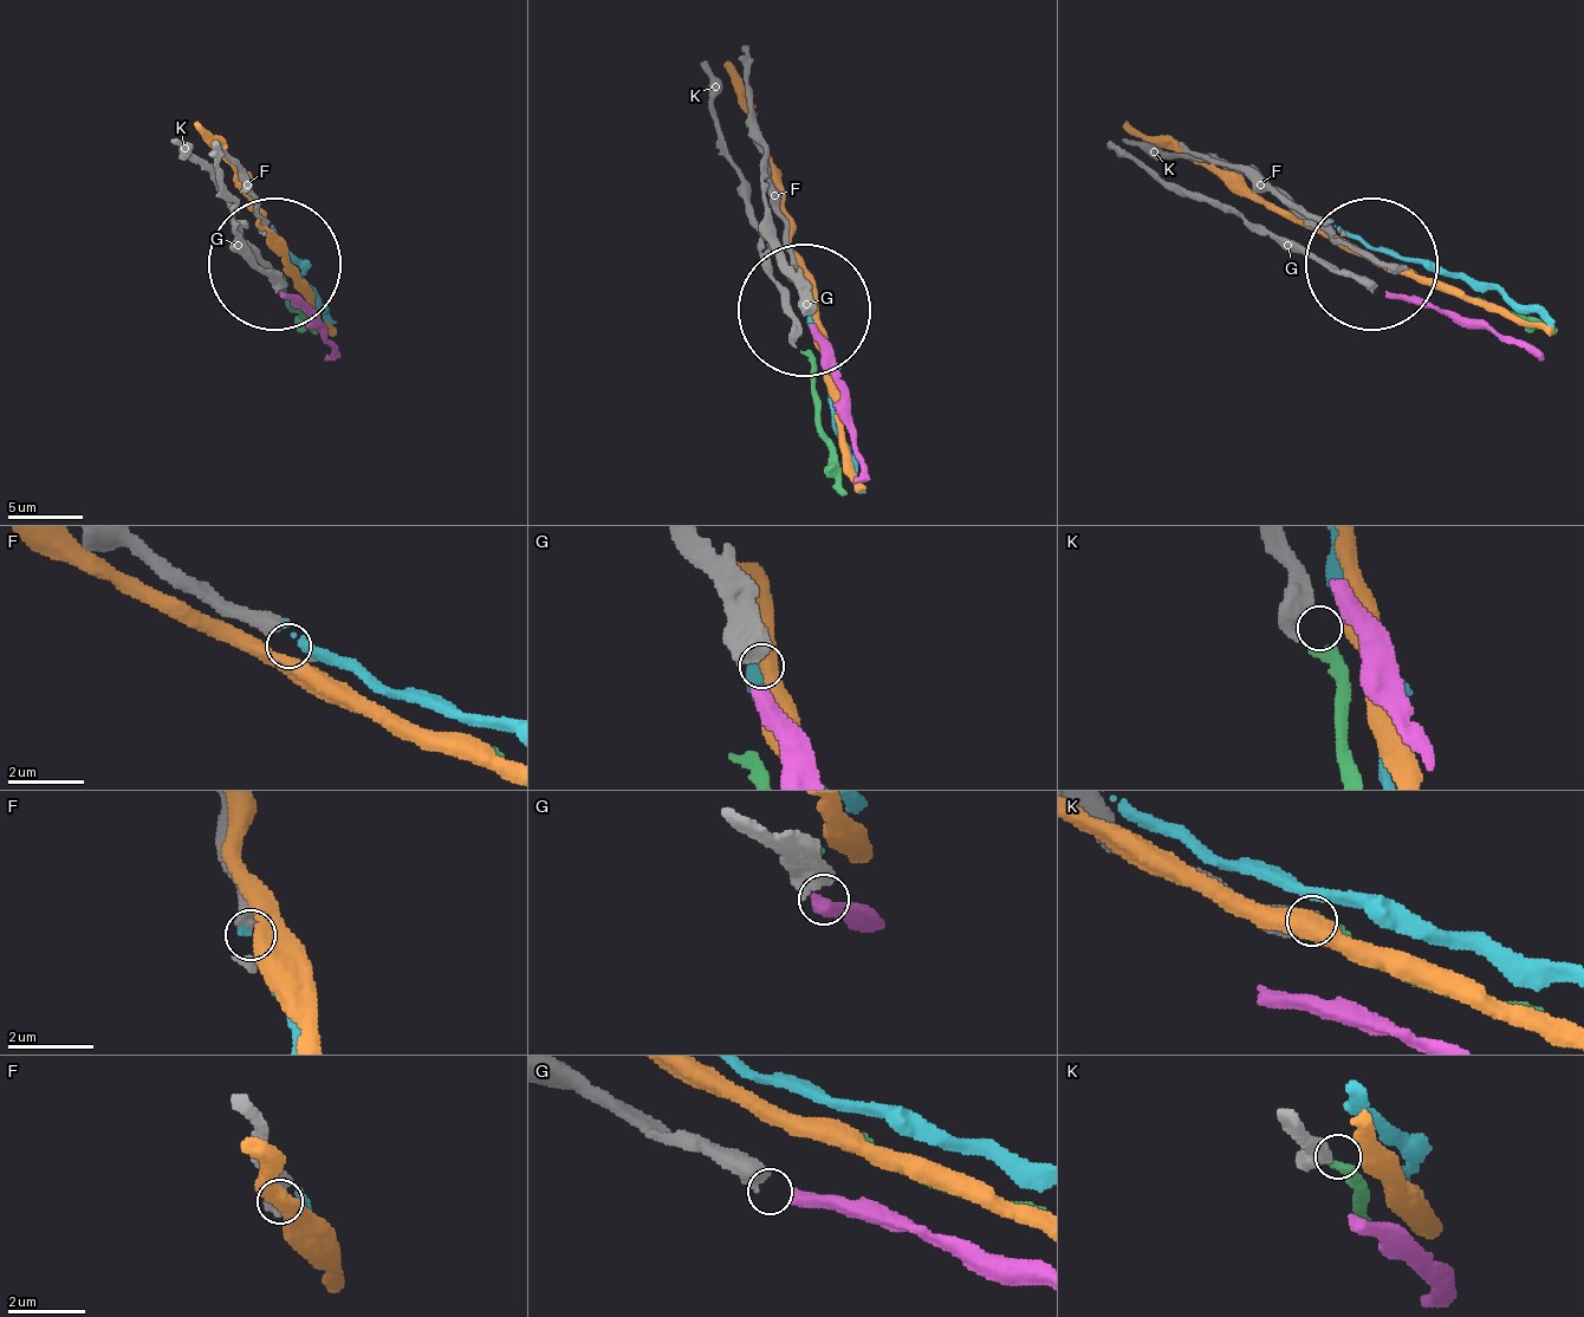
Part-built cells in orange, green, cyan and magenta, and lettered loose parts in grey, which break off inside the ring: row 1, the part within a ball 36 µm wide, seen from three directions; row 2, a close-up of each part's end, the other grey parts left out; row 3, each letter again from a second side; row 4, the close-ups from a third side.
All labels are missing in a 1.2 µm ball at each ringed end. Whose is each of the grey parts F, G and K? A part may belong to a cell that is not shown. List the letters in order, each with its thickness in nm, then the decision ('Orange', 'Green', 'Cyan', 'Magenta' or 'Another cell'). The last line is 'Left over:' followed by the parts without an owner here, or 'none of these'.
F: Thickness 180 nm. Cyan
G: Thickness 600 nm. Magenta
K: Thickness 700 nm. Green
Left over: none of these

